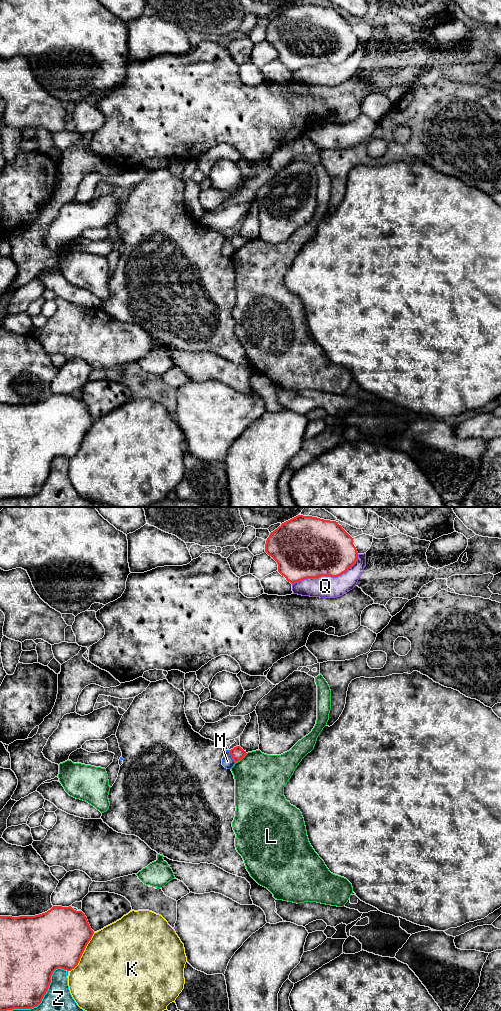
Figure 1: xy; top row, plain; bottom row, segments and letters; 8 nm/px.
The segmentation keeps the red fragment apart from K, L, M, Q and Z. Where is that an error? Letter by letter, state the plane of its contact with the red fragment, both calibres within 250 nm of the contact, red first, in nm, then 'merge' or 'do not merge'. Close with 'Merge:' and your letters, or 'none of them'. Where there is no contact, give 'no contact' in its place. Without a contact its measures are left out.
K: xy | 460/500 nm | do not merge
L: xy | 110/400 nm | do not merge
M: xy | 110/100 nm | do not merge
Q: xy | 480/180 nm | do not merge
Z: xy | 420/200 nm | do not merge
Merge: none of them

